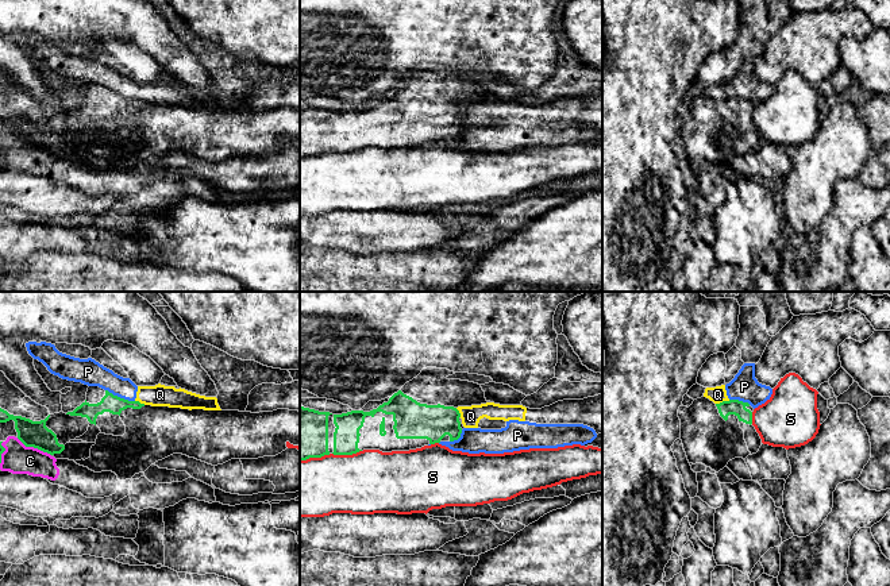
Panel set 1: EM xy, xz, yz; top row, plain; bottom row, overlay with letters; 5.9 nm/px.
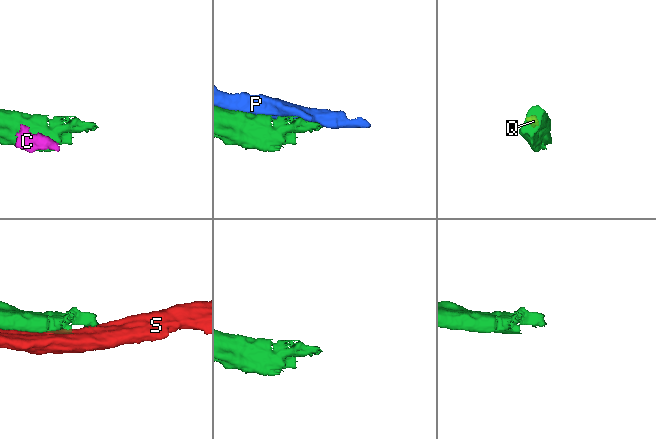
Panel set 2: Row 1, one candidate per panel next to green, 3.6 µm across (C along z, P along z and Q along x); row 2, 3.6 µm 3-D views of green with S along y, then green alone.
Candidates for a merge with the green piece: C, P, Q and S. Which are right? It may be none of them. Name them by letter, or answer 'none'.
none

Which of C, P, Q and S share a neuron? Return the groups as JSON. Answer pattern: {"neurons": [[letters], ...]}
{"neurons": [["C"], ["P", "Q"], ["S"]]}

